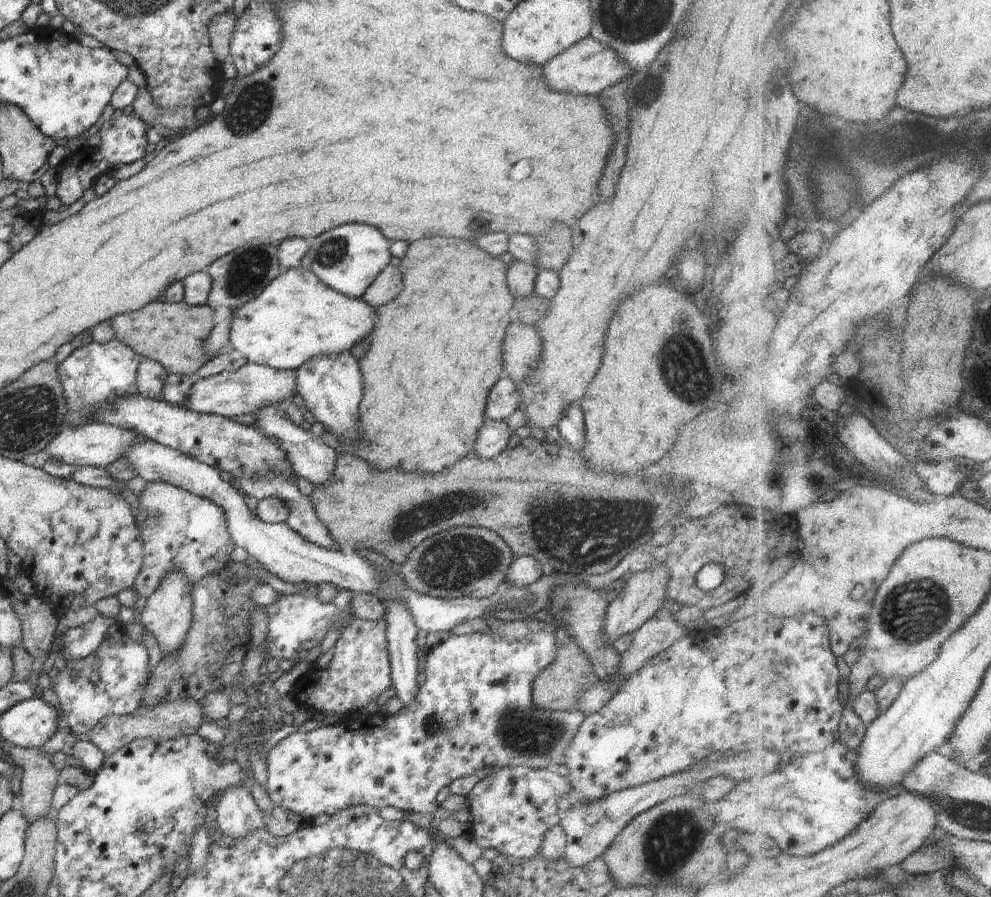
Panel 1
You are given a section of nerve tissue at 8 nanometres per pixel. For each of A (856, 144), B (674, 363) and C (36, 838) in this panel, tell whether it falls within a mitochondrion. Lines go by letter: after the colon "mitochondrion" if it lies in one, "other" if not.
A: mitochondrion
B: mitochondrion
C: other

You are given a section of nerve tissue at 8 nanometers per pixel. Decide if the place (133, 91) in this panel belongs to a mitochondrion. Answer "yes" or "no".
no

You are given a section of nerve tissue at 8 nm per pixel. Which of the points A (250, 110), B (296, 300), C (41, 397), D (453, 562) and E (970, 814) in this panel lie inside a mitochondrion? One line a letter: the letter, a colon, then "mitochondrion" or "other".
A: mitochondrion
B: other
C: mitochondrion
D: mitochondrion
E: mitochondrion

